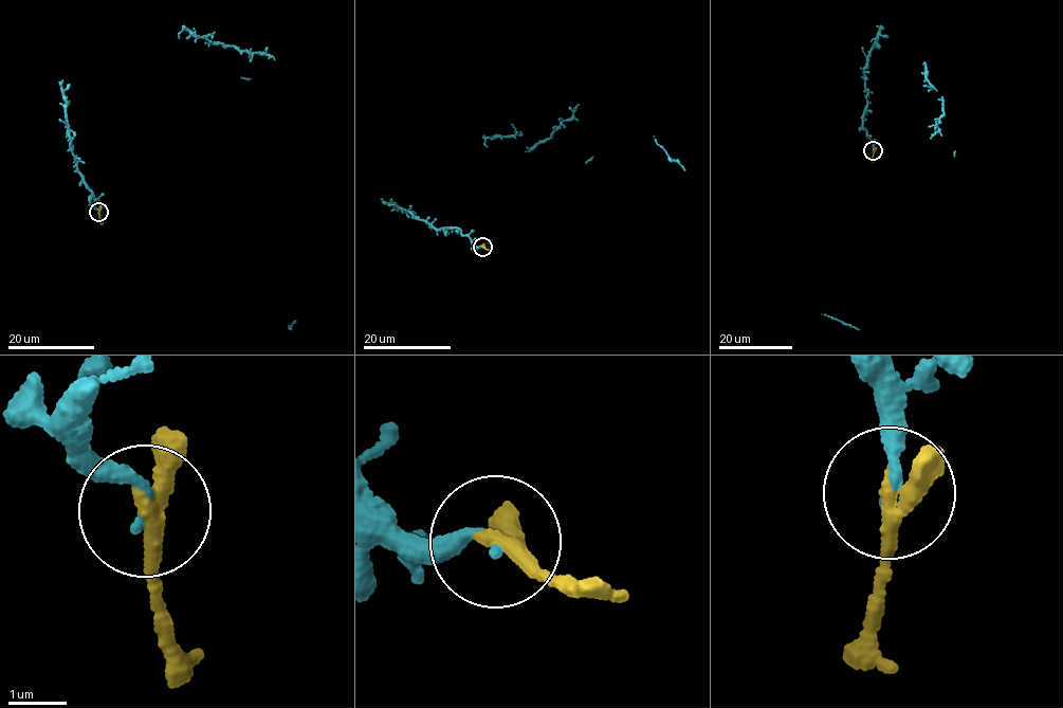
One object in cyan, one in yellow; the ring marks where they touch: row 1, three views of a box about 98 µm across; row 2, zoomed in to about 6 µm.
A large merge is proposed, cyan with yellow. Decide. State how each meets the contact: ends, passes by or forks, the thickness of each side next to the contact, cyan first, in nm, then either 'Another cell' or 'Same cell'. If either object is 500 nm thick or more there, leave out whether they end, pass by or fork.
At the ring cyan ends. At the ring yellow passes by. Thickness 220 nm (cyan) against 280 nm. Same cell

